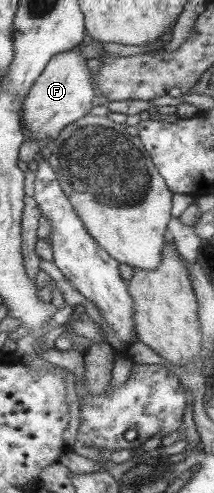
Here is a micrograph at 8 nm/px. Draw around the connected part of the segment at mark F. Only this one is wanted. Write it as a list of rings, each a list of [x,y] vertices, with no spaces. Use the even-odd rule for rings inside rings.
[[[80,47],[63,51],[49,59],[43,73],[33,82],[22,101],[23,123],[33,139],[54,140],[65,126],[83,118],[91,107],[89,103],[93,99],[93,89],[89,83],[85,59],[79,57],[77,50]]]

